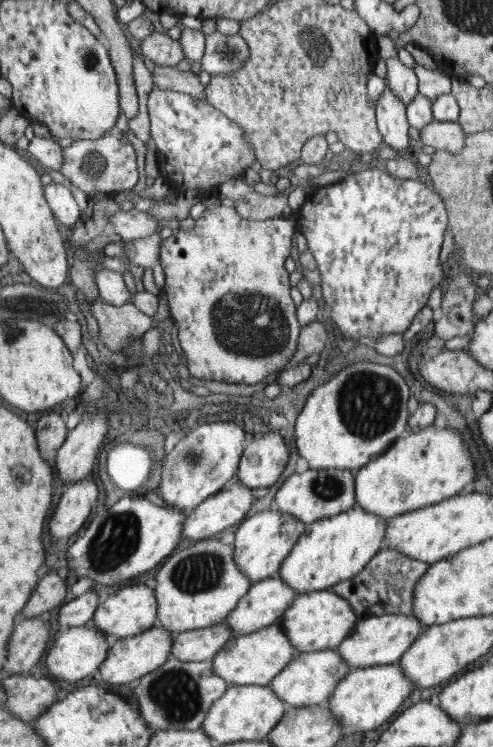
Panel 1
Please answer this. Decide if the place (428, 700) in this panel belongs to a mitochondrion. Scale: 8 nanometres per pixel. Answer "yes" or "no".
no

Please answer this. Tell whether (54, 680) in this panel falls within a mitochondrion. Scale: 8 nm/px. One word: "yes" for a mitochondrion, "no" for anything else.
no

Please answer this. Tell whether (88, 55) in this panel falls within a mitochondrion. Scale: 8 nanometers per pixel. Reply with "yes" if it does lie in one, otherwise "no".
yes

